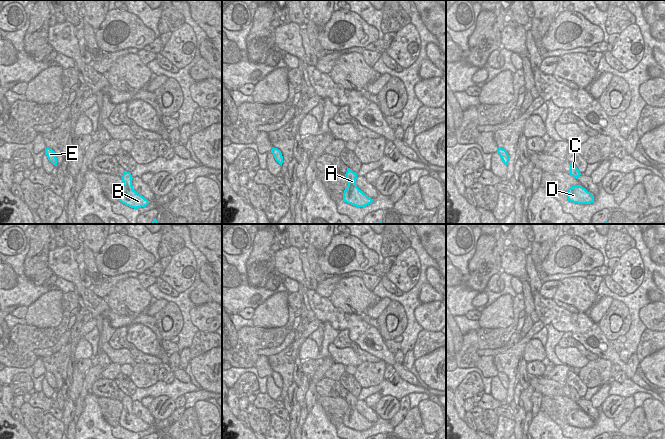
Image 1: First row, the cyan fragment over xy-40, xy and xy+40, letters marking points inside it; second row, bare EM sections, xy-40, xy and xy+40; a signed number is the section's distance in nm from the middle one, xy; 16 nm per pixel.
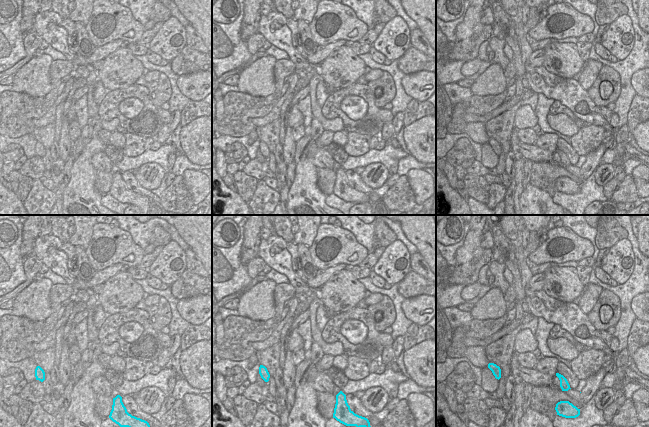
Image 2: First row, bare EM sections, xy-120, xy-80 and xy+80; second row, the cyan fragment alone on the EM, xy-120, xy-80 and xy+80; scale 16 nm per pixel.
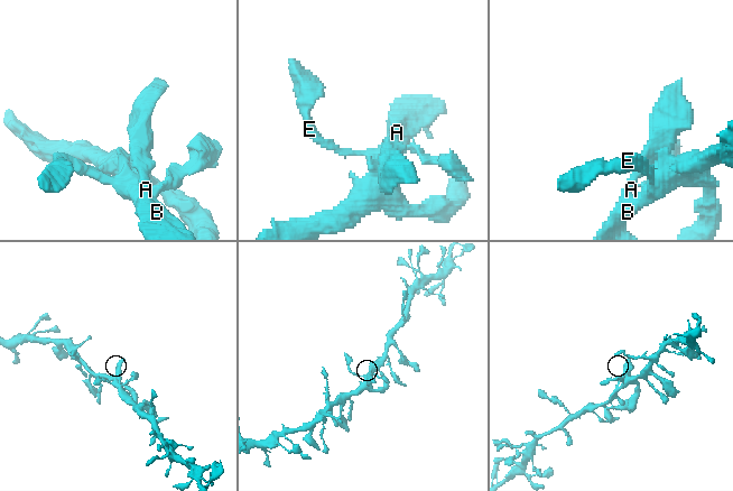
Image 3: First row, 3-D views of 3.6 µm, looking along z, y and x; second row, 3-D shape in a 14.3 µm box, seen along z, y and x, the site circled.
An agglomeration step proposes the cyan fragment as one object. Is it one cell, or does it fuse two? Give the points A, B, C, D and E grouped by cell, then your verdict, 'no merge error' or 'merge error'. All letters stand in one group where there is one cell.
A B C D E | no merge error

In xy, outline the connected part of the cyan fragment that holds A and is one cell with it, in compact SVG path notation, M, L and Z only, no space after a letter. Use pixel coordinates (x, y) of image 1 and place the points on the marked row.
M347 167L345 174L348 185L343 193L343 201L356 207L365 207L373 202L373 199L364 194L356 185L357 173Z

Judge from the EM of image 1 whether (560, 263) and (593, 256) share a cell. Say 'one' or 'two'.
one

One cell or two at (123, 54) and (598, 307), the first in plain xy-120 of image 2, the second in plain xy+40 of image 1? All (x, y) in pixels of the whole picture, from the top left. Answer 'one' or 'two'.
two

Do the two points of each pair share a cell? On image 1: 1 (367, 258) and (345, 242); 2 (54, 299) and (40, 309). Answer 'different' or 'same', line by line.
1: same
2: same

